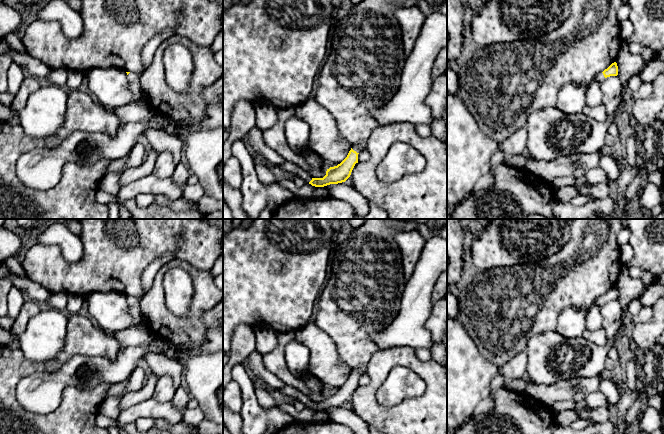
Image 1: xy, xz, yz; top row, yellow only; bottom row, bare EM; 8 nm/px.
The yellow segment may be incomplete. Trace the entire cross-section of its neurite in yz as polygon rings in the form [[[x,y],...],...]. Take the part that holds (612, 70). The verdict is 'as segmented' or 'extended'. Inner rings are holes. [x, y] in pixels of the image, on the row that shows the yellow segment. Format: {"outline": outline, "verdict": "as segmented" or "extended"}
{"outline": [[[614,62],[603,72],[599,73],[593,80],[601,83],[605,78],[617,75],[618,75],[618,66],[617,63]]], "verdict": "extended"}

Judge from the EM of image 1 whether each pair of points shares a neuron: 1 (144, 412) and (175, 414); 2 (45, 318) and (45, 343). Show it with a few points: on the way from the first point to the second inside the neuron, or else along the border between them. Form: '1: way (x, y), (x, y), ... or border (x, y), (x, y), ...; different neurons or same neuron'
1: way (152, 412), (167, 412); same neuron
2: way (45, 324), (45, 337); same neuron

